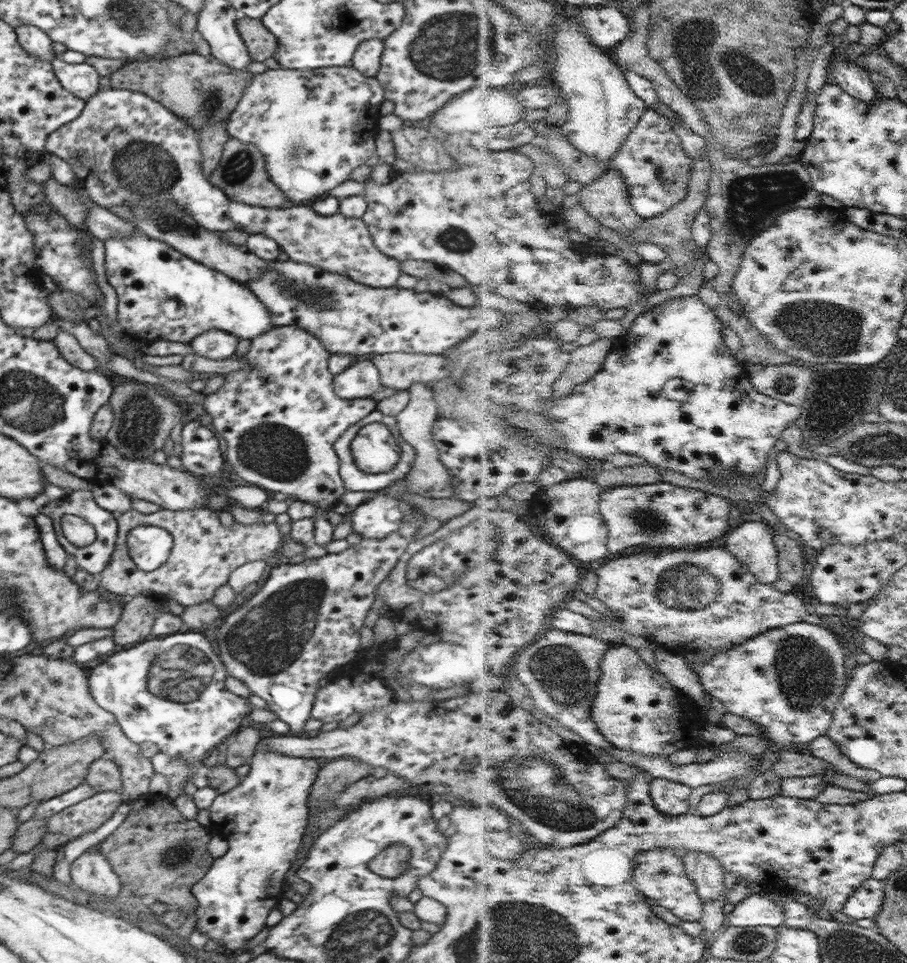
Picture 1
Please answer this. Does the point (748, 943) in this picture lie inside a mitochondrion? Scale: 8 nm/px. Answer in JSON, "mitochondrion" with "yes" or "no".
{"mitochondrion":"yes"}

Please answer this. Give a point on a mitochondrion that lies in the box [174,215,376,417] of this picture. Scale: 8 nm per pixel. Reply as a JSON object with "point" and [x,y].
{"point":[296,293]}

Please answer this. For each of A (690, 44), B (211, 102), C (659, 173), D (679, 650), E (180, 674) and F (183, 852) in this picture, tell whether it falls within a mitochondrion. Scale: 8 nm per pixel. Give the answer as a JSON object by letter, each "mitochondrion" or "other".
{"A":"mitochondrion","B":"mitochondrion","C":"other","D":"other","E":"mitochondrion","F":"mitochondrion"}

